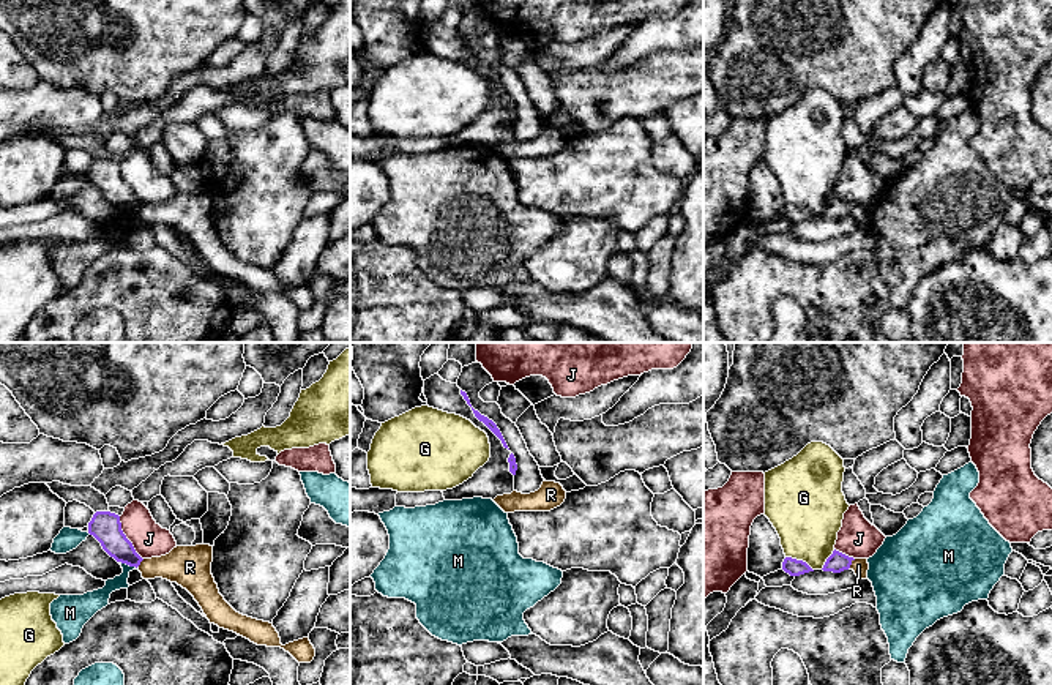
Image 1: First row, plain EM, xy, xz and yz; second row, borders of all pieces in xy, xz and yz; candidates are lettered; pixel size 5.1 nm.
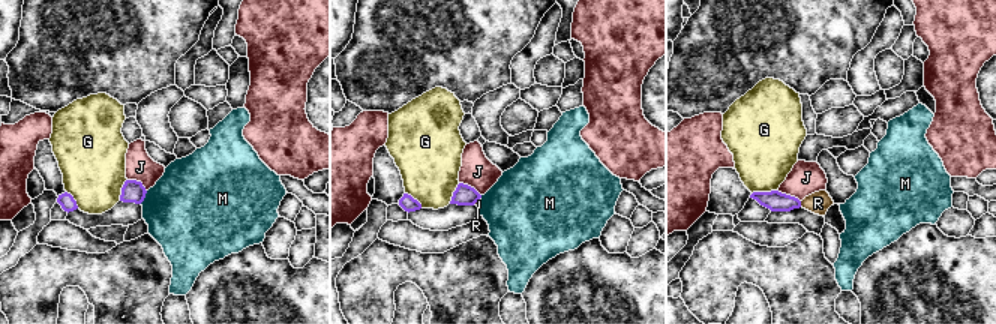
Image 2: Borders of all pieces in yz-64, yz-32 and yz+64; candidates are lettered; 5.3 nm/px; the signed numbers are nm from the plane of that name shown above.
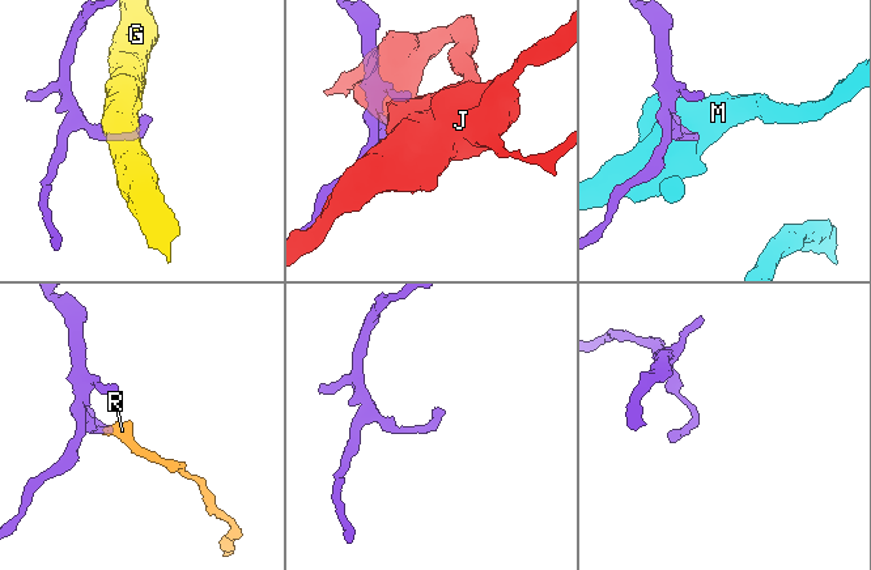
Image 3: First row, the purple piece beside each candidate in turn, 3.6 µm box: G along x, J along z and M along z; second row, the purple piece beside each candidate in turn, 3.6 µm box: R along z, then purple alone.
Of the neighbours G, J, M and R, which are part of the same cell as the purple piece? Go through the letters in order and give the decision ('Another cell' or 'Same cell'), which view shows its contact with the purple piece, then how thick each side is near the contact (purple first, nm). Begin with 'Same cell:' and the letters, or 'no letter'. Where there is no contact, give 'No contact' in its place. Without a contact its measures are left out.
Same cell: no letter
G: Another cell. Touches purple in yz. Thickness 90 nm (purple) against 360 nm
J: Another cell. Touches purple in xy. Thickness 160 nm (purple) against 180 nm
M: Another cell. Touches purple in xy. Thickness 160 nm (purple) against 100 nm
R: Another cell. Touches purple in yz. Thickness 100 nm (purple) against 80 nm

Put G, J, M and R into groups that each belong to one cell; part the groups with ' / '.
G / J / M / R

